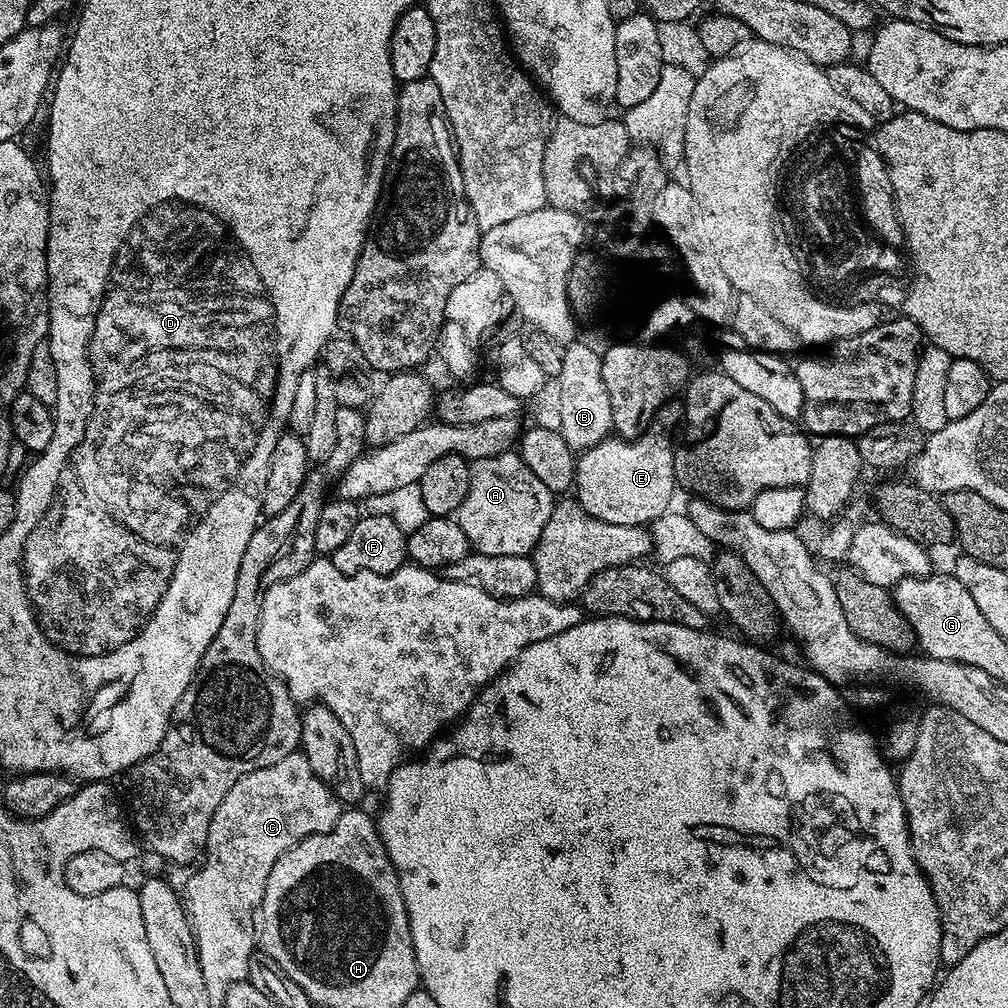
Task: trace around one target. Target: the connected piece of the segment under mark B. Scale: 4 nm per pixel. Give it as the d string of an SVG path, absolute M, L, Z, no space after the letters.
M573 342L562 351L562 370L555 377L556 412L560 415L558 429L566 445L576 454L598 446L609 439L612 432L610 394L606 394L606 382L602 382L602 355L588 344Z

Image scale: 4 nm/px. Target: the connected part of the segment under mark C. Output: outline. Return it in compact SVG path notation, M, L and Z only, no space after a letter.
M300 750L282 758L282 762L274 762L274 766L238 778L238 782L230 786L230 794L222 798L222 806L218 806L214 818L210 818L210 834L199 865L201 868L182 887L184 909L188 911L196 939L202 978L206 978L212 996L223 997L233 984L248 979L250 958L258 948L258 909L266 890L266 878L270 878L270 870L274 870L274 862L306 837L335 828L341 811L340 799L328 789L322 778L318 778Z

